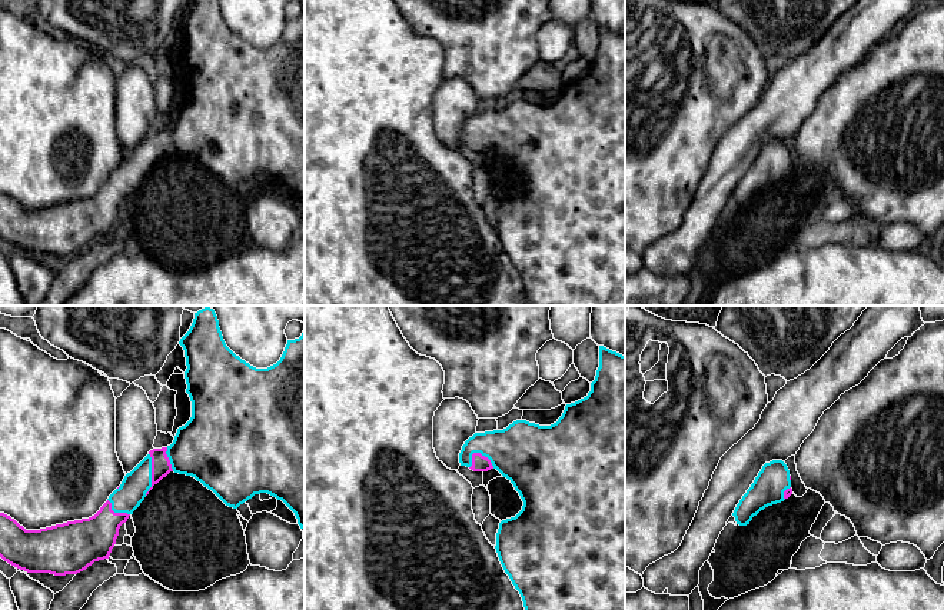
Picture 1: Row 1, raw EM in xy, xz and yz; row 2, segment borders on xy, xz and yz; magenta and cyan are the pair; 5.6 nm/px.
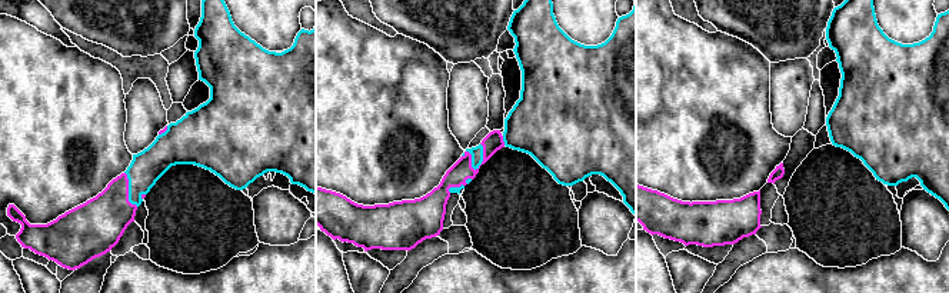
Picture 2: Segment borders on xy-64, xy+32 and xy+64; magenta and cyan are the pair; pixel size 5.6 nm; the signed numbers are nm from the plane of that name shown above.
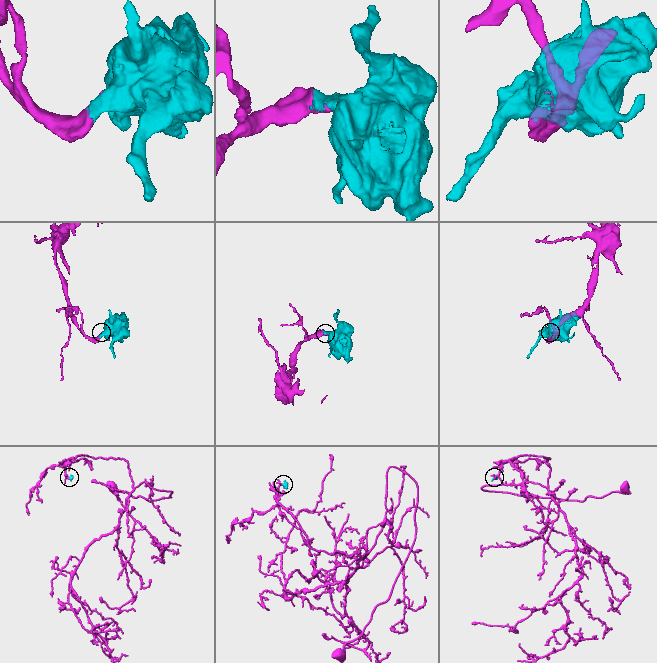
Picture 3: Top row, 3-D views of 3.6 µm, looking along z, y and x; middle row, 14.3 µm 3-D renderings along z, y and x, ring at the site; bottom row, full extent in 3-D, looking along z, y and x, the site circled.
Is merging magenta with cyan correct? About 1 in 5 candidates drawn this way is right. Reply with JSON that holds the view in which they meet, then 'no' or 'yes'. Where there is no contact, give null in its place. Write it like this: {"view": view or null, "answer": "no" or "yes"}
{"view": "xy", "answer": "yes"}

